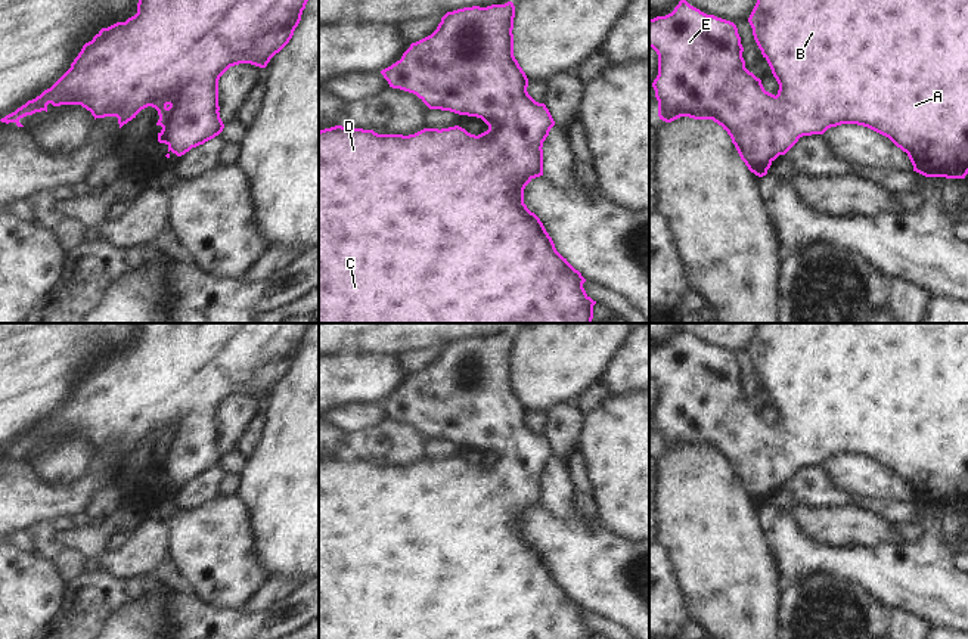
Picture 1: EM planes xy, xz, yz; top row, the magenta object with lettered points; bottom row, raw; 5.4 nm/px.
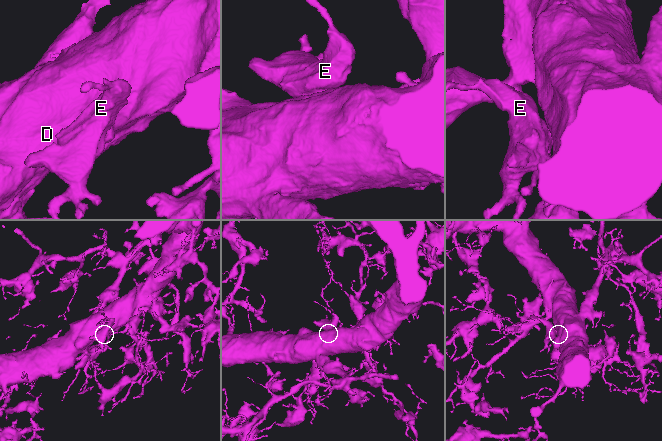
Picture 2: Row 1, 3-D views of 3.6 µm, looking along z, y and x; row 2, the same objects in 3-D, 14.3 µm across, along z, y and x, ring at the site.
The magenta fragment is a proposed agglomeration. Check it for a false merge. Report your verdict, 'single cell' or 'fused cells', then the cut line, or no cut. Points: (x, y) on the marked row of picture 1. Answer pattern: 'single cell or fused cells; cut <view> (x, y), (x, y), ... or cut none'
single cell; cut none

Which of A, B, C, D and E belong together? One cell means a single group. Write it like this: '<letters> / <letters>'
A B C D E

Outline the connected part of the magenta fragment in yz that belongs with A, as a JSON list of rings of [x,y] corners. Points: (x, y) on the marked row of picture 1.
[[[680,0],[666,16],[649,19],[649,47],[658,55],[658,75],[652,83],[658,100],[658,117],[671,122],[680,117],[713,120],[732,139],[741,159],[758,177],[767,174],[772,162],[785,155],[803,136],[823,134],[828,128],[841,124],[857,124],[888,137],[908,153],[913,171],[925,177],[965,179],[968,174],[968,0],[757,0],[748,22],[754,40],[767,61],[779,84],[778,94],[764,90],[761,80],[745,68],[744,47],[733,22],[707,15]]]

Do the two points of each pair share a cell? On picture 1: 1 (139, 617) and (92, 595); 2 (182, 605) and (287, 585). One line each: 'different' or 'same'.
1: different
2: different

